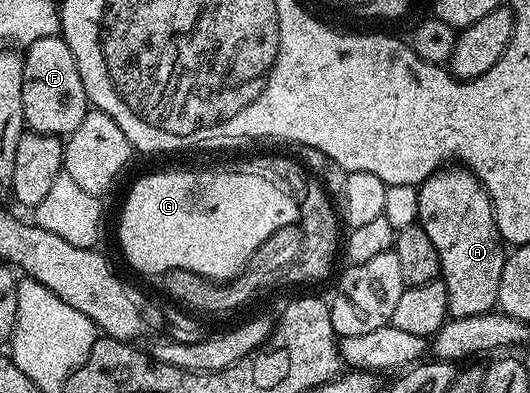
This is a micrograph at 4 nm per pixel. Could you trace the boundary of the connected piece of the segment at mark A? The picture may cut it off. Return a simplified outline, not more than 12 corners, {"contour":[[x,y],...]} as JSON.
{"contour":[[472,171],[418,186],[452,319],[496,310],[505,244]]}

